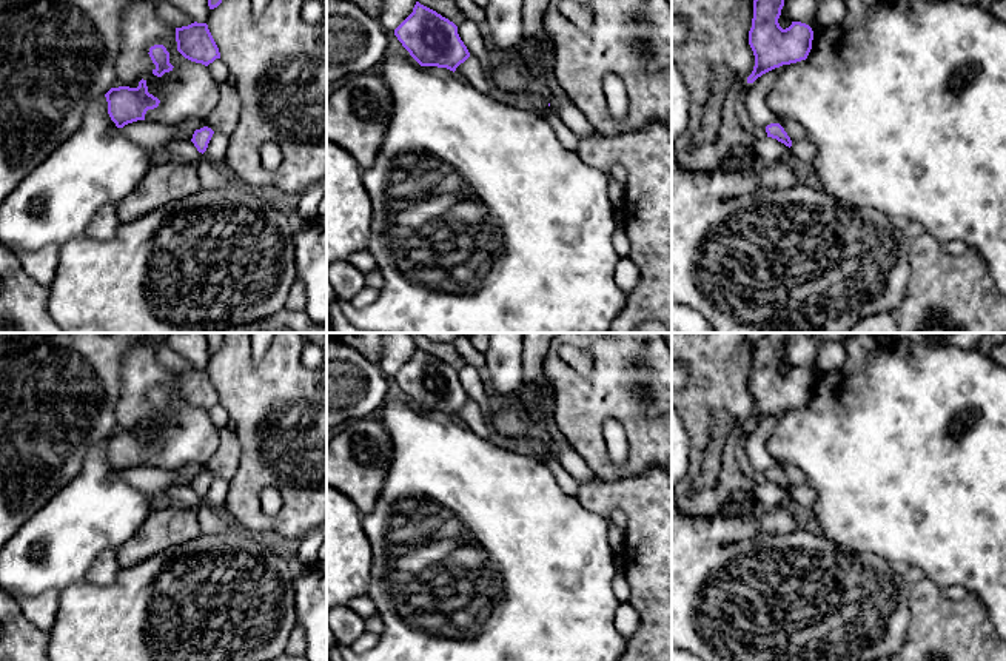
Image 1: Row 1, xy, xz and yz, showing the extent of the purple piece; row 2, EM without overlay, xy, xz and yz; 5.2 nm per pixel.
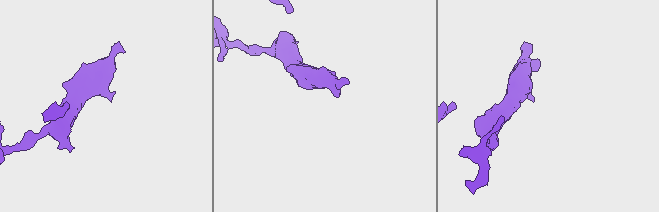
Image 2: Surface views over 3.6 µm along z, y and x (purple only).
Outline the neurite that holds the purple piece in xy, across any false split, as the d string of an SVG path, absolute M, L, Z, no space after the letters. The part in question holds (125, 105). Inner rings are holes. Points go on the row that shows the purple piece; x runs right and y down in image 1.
M140 80L137 88L111 88L106 94L108 114L117 128L145 120L148 109L159 106L160 100L148 92L146 80Z

